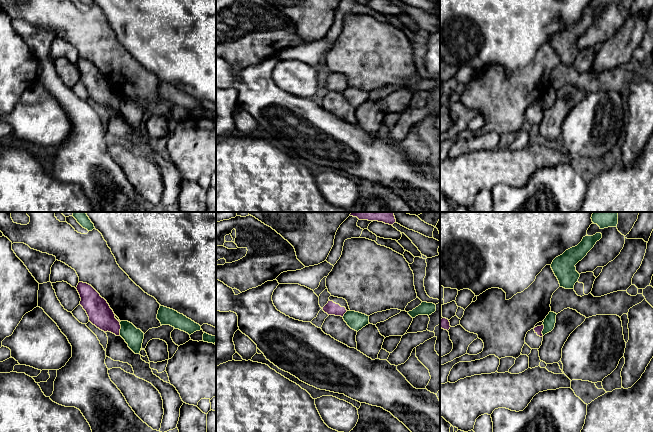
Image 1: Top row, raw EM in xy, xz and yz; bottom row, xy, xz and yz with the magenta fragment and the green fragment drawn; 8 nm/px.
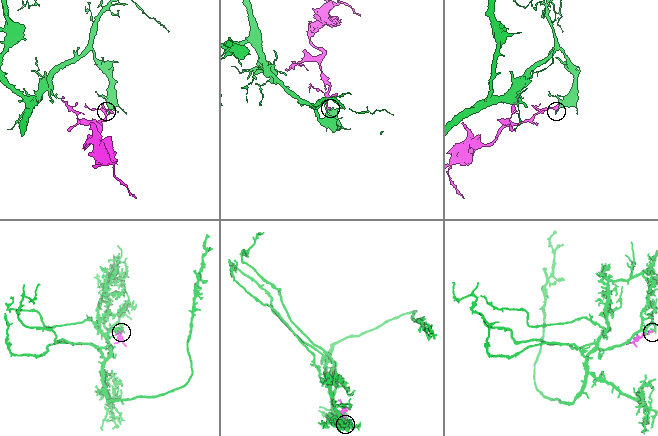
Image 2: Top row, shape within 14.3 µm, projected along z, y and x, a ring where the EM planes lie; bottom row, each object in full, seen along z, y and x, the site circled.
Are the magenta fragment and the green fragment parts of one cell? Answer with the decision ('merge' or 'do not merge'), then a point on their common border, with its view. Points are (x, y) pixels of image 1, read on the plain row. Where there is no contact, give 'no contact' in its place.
do not merge | xy (120, 104)

